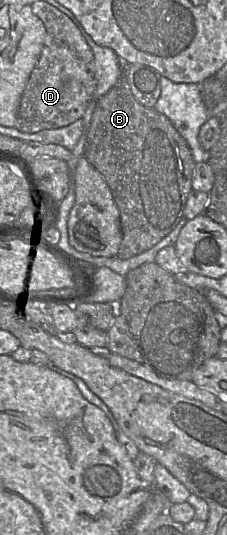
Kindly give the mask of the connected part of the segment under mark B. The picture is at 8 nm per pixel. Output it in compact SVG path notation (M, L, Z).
M124 65L123 72L120 78L118 79L118 81L116 82L116 84L97 101L96 107L93 111L91 122L90 122L90 127L89 127L88 137L86 141L86 147L85 147L85 154L84 154L84 156L88 159L88 161L105 178L109 188L111 189L114 200L119 208L120 222L121 222L121 229L122 229L122 241L117 253L117 257L120 259L130 258L134 255L140 254L152 248L154 245L160 242L167 234L169 234L175 228L175 226L179 223L179 221L183 217L184 207L185 207L188 195L190 191L192 190L191 182L192 182L192 177L194 174L194 169L196 164L192 158L192 153L187 142L175 129L171 121L165 115L156 111L154 108L148 108L140 104L135 99L126 78L125 66L129 66L129 65Z

